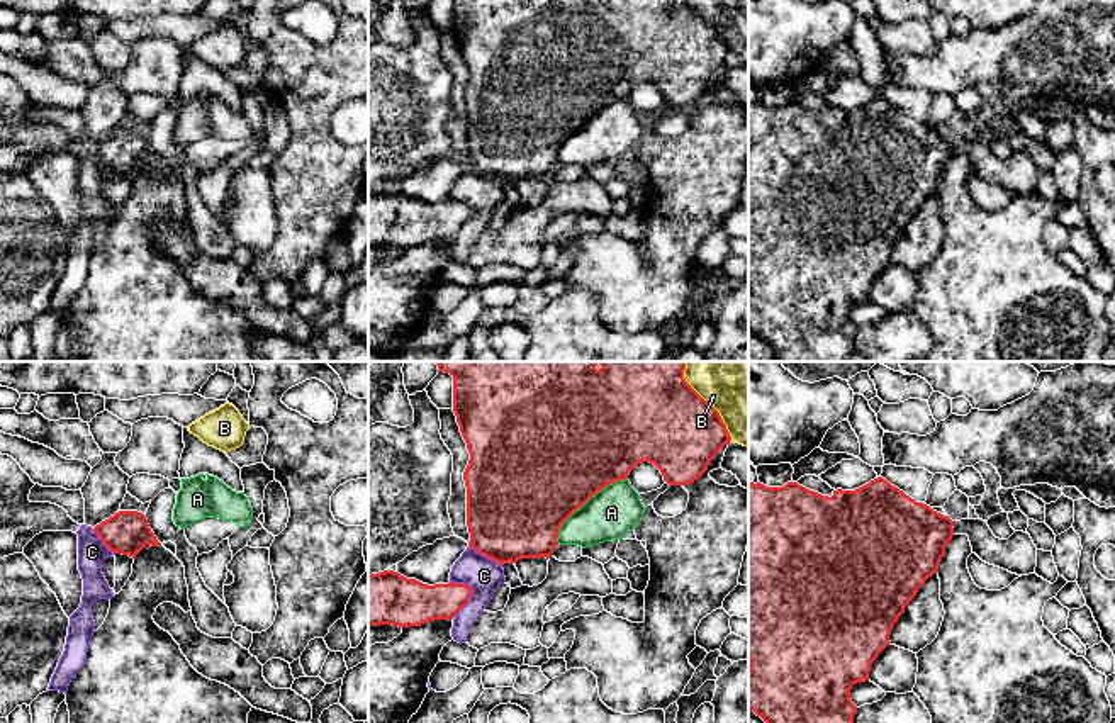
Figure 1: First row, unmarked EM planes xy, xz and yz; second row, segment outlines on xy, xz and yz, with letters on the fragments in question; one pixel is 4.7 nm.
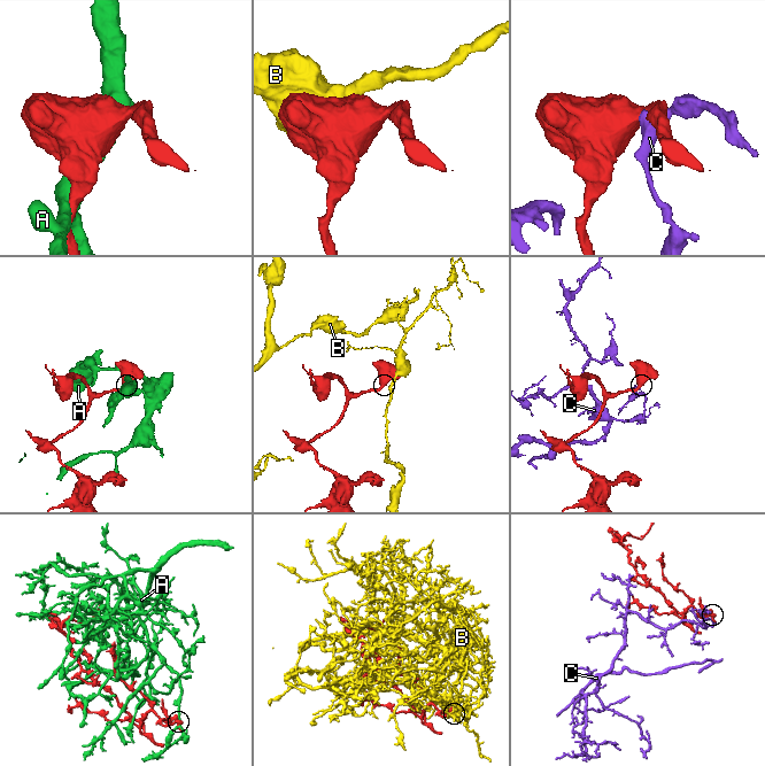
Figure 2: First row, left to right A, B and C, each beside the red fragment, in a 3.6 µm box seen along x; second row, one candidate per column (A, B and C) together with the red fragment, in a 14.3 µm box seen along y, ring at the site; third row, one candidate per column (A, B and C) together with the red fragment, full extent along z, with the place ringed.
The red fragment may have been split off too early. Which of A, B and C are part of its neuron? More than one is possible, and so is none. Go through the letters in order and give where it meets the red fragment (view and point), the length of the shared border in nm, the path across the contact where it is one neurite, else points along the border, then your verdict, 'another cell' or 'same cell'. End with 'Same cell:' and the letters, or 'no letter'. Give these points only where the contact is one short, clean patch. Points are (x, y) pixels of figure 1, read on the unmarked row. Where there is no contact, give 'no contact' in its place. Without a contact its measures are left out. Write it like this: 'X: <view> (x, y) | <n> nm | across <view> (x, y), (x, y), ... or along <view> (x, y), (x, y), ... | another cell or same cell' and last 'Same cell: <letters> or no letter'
A: xz (584, 123) | 460 nm | another cell
B: xz (715, 29) | 360 nm | another cell
C: xz (469, 218) | 180 nm | along xz (465, 202), (472, 214), (453, 236) | another cell
Same cell: no letter

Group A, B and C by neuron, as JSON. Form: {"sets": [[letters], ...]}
{"sets": [["A"], ["B"], ["C"]]}

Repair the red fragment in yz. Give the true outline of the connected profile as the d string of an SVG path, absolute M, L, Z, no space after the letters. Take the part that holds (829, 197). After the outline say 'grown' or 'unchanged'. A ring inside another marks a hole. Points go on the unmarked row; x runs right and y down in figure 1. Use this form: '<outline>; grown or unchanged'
M877 97L871 100L869 104L855 109L855 110L833 110L833 115L821 115L815 110L810 110L798 102L787 102L782 107L767 107L760 102L748 104L748 329L754 331L757 336L760 336L774 351L777 362L845 362L854 351L854 334L857 331L857 326L850 319L850 309L857 302L869 300L869 292L872 282L877 278L877 275L891 263L889 255L898 241L898 238L905 233L905 227L910 224L910 221L916 216L918 209L925 204L928 197L937 193L942 177L945 175L945 166L954 156L954 141L949 136L944 136L937 131L933 131L930 126L923 122L916 122L910 115L906 115L898 107L891 105L886 98Z; unchanged

